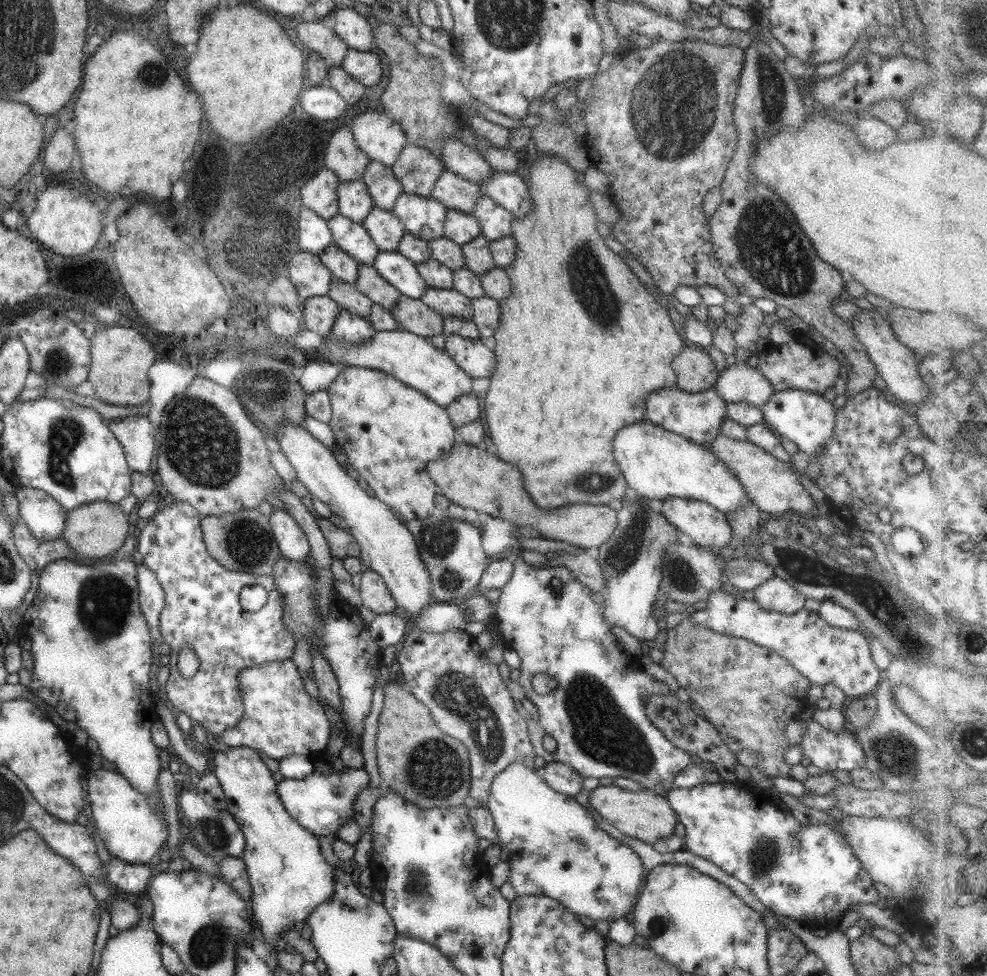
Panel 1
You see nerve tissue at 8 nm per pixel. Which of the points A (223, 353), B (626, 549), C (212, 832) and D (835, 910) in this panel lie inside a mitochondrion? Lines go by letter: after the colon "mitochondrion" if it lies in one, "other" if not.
A: other
B: mitochondrion
C: mitochondrion
D: other

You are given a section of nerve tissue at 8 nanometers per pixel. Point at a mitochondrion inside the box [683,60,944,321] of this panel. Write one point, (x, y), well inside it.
(769, 248)

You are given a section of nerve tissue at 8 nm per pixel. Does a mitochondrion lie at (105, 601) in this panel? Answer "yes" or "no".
yes

